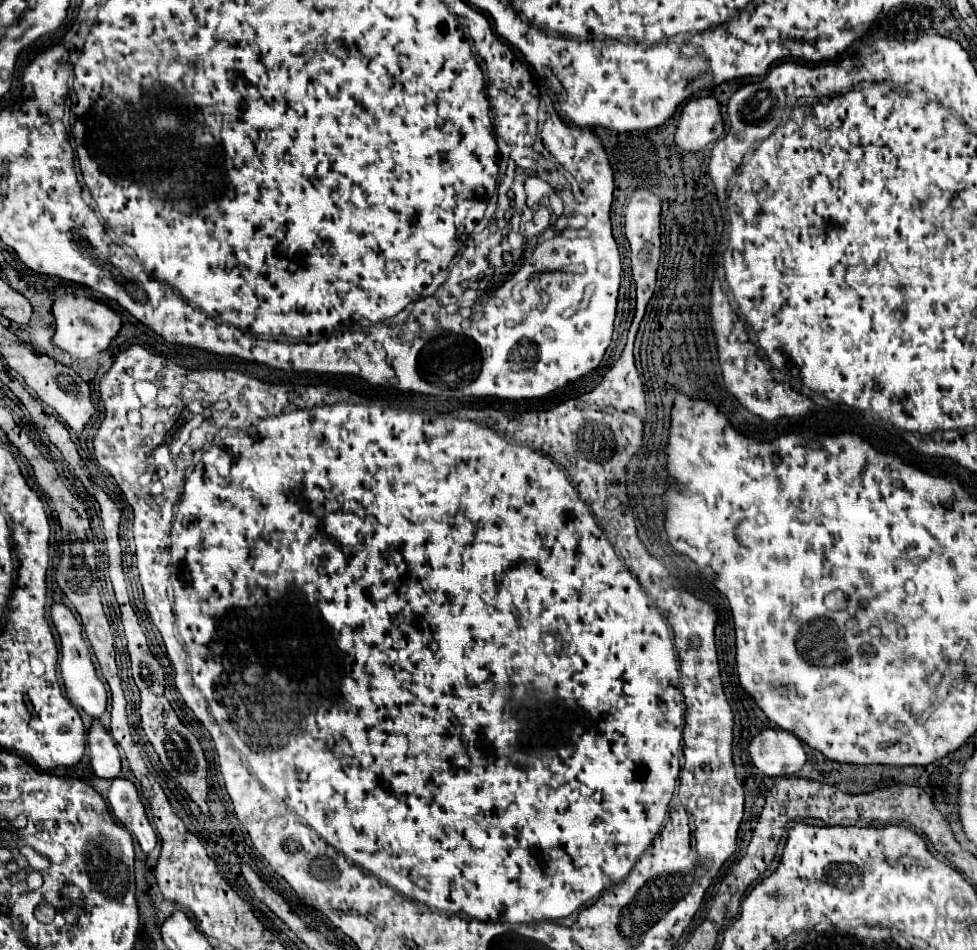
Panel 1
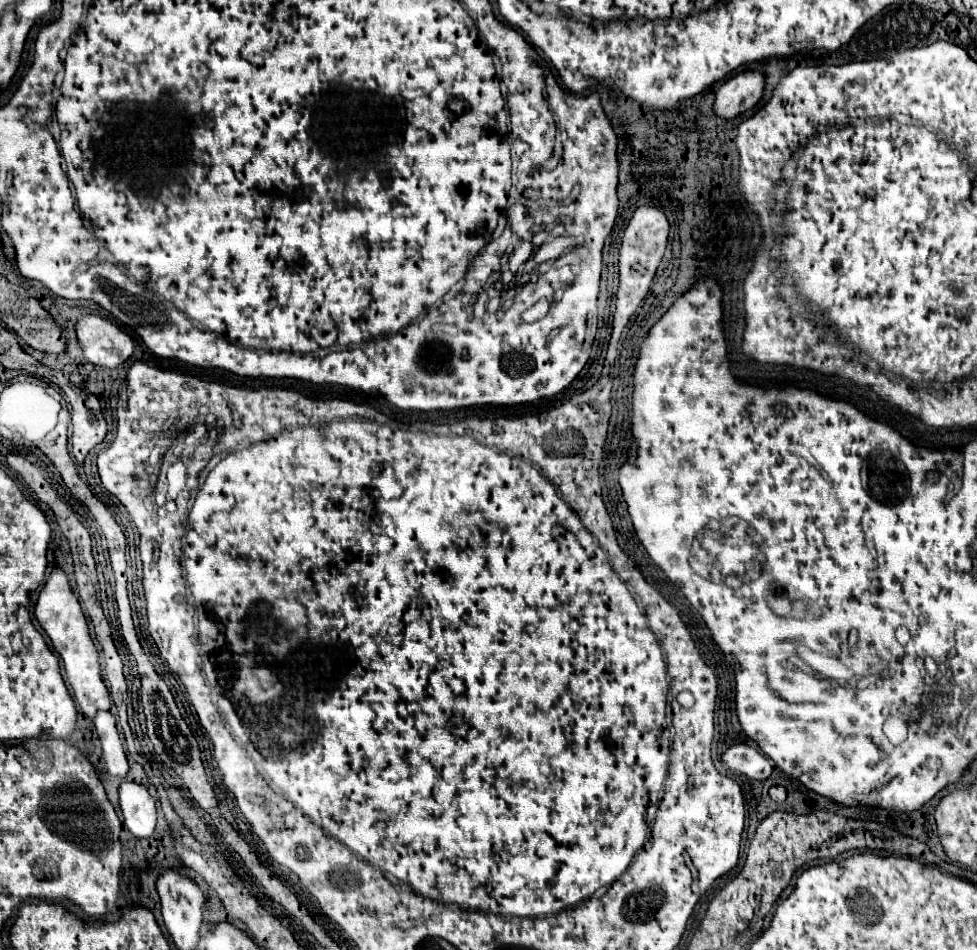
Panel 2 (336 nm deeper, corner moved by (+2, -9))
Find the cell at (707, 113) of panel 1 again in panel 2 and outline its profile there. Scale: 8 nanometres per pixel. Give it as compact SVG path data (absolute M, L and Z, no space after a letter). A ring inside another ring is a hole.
M746 70L726 80L716 92L714 112L722 118L734 118L746 110L752 110L764 92L764 72Z

